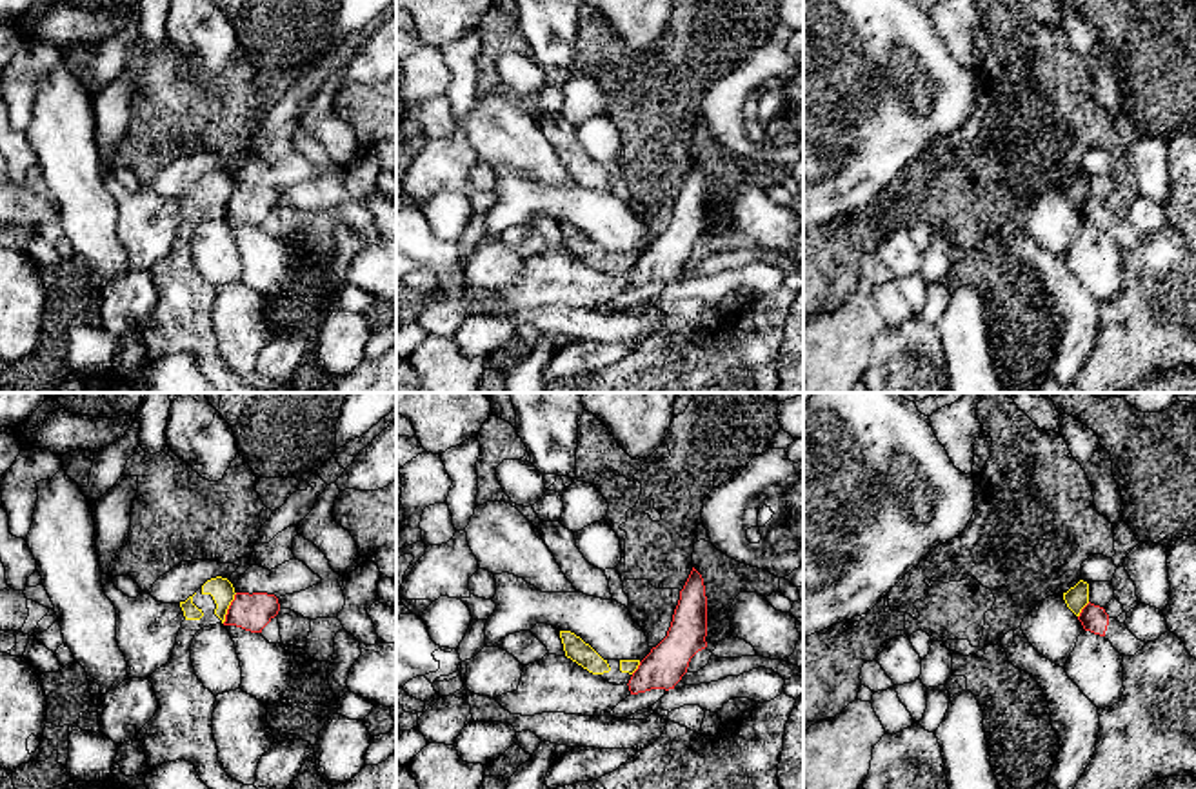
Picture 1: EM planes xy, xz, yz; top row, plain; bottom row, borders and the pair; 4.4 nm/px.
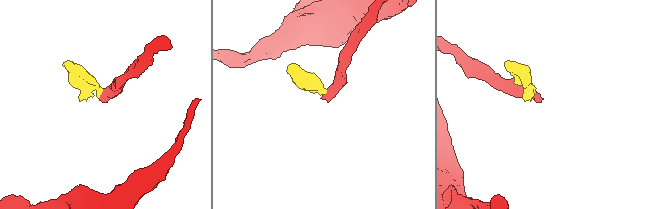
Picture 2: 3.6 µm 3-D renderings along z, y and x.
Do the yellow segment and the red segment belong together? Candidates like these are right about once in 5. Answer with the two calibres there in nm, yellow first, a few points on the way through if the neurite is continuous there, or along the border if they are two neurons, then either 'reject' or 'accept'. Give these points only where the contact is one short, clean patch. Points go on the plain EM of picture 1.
110/160 nm | along xy (237, 186), (222, 215) | reject

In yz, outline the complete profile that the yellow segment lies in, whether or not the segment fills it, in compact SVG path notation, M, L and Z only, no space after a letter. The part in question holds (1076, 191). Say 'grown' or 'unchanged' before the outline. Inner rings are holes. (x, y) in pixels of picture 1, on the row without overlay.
unchanged; M1080 173L1074 180L1063 185L1067 200L1080 209L1081 202L1089 196L1089 176Z

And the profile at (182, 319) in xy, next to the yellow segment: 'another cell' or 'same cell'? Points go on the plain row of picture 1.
same cell

